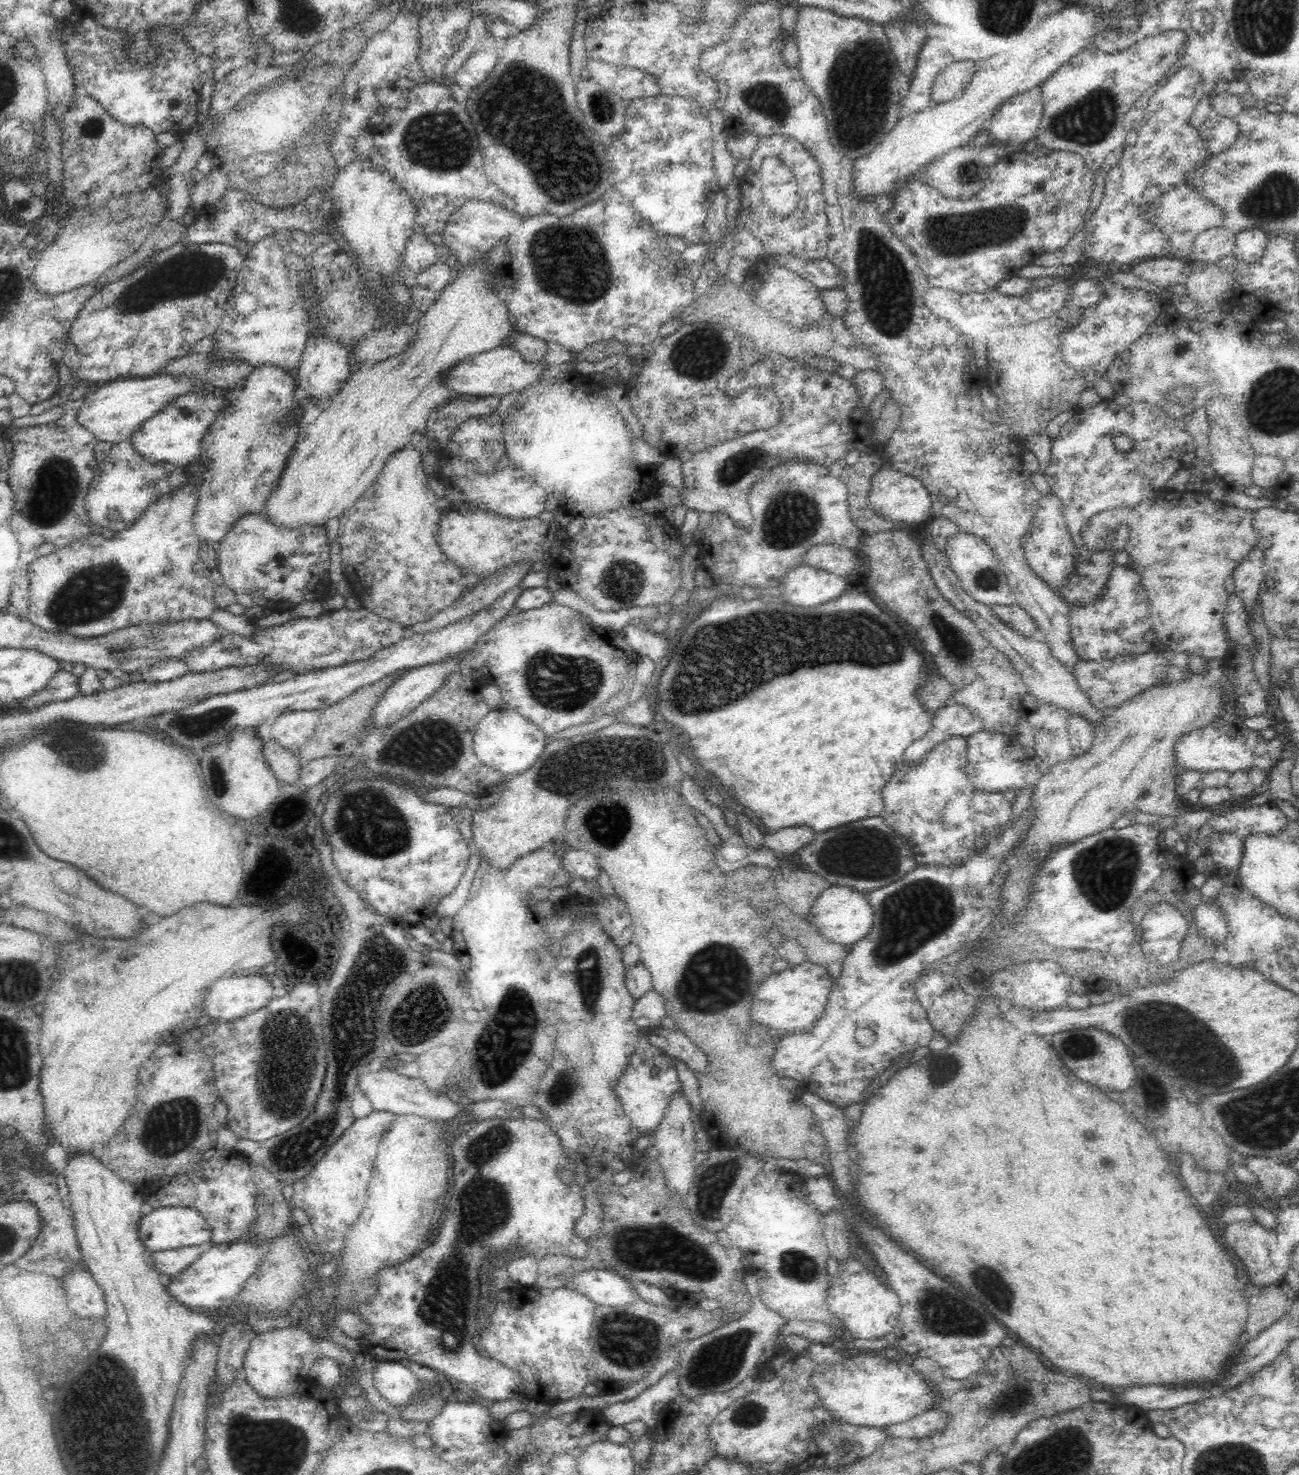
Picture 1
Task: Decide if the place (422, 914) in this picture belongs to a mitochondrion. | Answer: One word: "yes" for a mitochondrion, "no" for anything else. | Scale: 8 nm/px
no

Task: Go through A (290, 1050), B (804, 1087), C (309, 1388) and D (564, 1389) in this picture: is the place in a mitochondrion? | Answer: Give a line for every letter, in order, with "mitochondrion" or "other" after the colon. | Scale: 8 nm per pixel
A: mitochondrion
B: other
C: other
D: other

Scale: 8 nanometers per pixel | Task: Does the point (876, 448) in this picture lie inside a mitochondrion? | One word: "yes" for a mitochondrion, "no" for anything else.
no

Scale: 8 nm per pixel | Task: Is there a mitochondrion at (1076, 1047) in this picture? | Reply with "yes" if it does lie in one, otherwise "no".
yes

